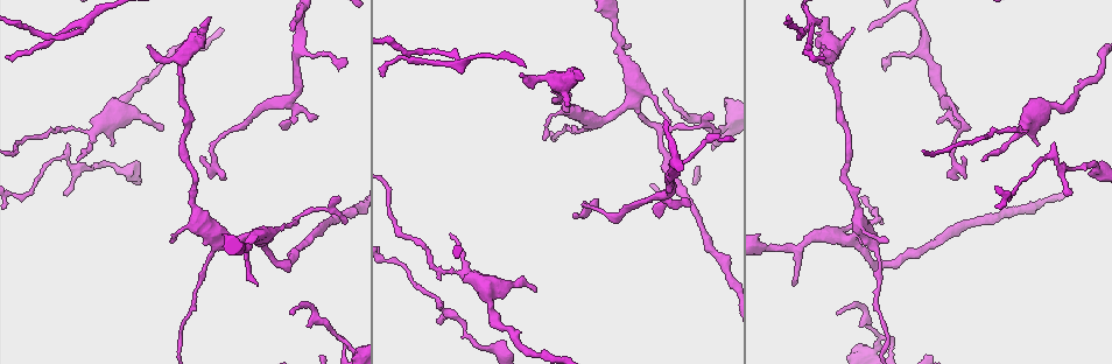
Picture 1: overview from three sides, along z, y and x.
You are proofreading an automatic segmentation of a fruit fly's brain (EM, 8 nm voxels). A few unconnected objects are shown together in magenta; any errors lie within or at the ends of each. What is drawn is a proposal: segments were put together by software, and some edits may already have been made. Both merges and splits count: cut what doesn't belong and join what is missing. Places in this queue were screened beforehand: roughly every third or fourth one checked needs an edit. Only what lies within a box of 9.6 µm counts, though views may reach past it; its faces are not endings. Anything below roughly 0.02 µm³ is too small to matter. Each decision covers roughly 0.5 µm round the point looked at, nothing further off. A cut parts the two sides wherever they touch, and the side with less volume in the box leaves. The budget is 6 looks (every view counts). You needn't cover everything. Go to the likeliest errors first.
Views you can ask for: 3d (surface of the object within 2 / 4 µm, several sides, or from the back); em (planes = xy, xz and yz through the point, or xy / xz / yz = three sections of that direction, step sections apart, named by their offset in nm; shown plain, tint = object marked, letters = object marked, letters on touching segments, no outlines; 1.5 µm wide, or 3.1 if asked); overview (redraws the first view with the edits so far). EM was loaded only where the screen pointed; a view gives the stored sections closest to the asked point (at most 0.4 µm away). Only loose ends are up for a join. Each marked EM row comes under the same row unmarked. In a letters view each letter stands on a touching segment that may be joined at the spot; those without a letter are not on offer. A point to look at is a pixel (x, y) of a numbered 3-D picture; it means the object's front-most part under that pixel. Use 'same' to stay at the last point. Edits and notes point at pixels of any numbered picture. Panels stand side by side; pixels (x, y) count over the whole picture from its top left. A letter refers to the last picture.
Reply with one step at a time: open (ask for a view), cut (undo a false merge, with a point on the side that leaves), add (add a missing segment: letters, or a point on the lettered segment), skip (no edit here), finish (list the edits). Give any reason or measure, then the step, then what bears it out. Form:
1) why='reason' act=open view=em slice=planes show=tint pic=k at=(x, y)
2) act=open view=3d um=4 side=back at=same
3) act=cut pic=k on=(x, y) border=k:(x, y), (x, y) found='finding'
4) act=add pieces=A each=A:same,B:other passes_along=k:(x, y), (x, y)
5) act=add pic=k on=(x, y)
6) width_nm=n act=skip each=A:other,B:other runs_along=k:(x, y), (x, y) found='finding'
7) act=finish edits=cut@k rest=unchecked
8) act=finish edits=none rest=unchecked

why='thin end' act=open view=em slice=planes show=letters pic=1 at=(870, 28)

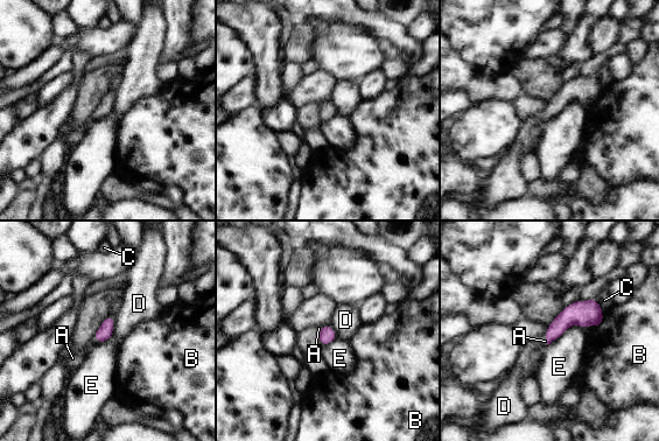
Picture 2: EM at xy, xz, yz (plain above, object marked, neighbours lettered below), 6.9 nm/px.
act=add pieces=A each=A:same,B:other,C:other,D:other,E:other passes_along=2:(104, 333), (95, 337), (72, 358) found='it goes on there'

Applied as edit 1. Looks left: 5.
why='see it whole again' act=open view=overview

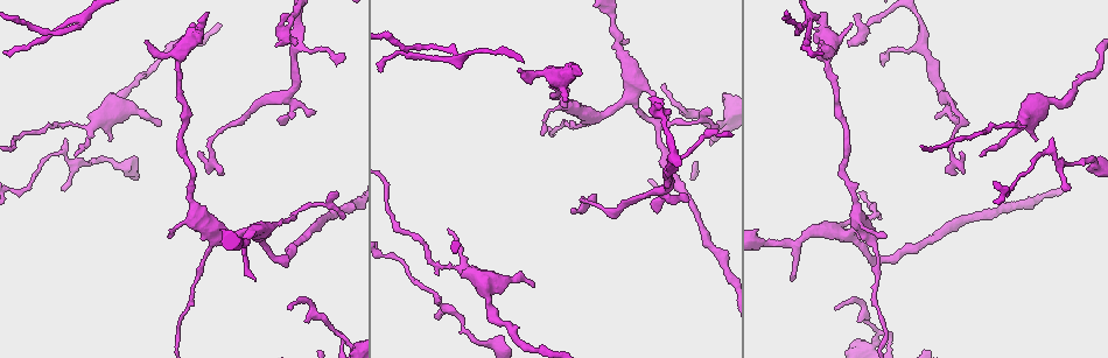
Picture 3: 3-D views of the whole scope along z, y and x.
why='branch stops here' act=open view=em slice=xz step=4 show=tint pic=3 at=(337, 193)

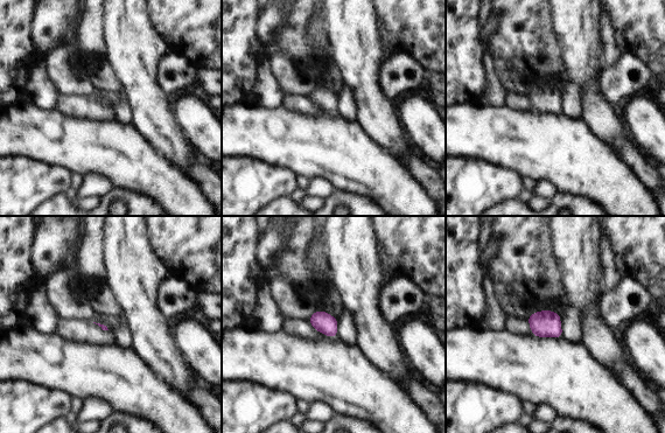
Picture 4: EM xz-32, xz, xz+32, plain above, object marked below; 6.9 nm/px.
why='another direction' act=open view=em slice=planes show=letters at=same

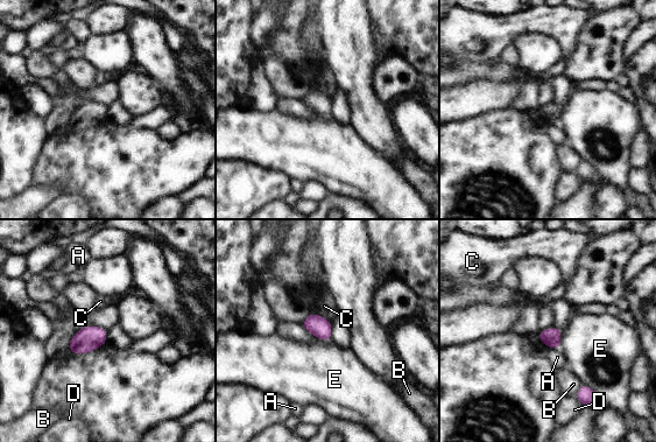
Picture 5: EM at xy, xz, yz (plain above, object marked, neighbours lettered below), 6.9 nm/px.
act=skip each=A:other,B:other,C:other,D:other,E:other border=5:(583, 384), (586, 384), (599, 397) found='no lettered segment goes on from it'

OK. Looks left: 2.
why='thick end' act=open view=3d um=4 pic=3 at=(824, 15)

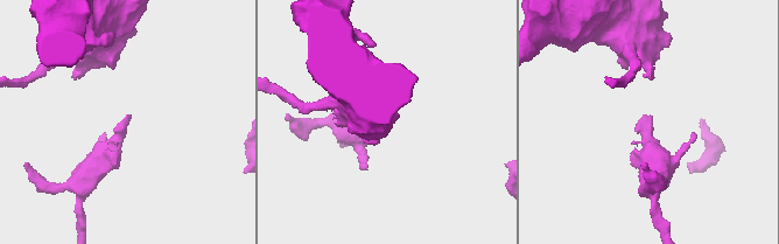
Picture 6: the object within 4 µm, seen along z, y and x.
act=open view=em slice=planes show=letters pic=6 at=(127, 115)

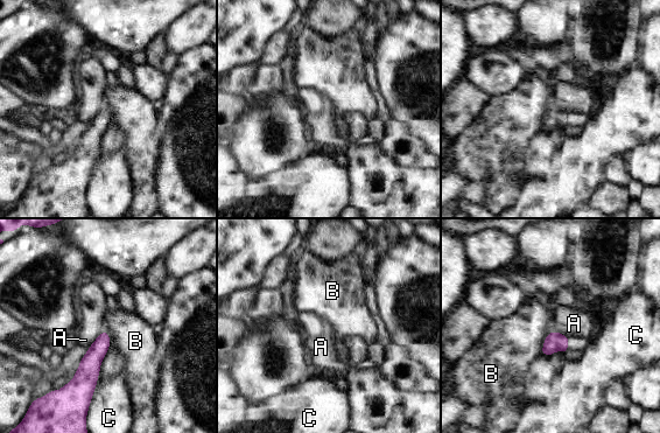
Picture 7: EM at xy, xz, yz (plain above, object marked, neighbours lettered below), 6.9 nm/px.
act=skip each=A:other,B:other,C:other runs_along=7:(104, 334), (88, 371), (88, 398) found='no lettered segment goes on from it'

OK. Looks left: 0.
act=finish edits=add@2 rest=unchecked

